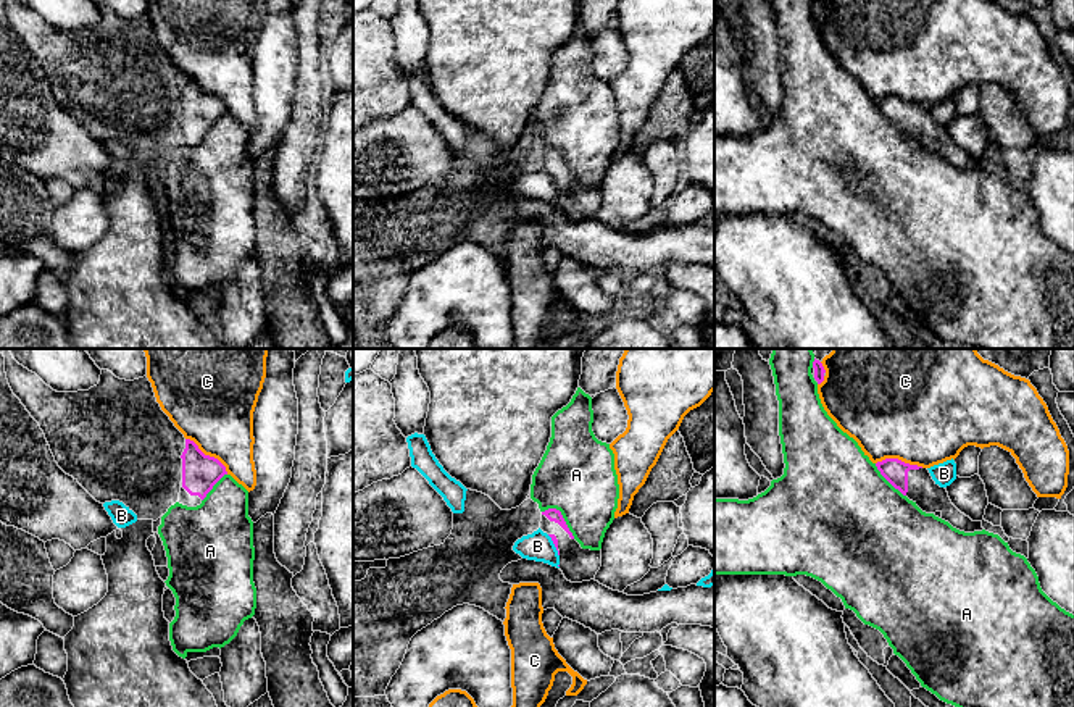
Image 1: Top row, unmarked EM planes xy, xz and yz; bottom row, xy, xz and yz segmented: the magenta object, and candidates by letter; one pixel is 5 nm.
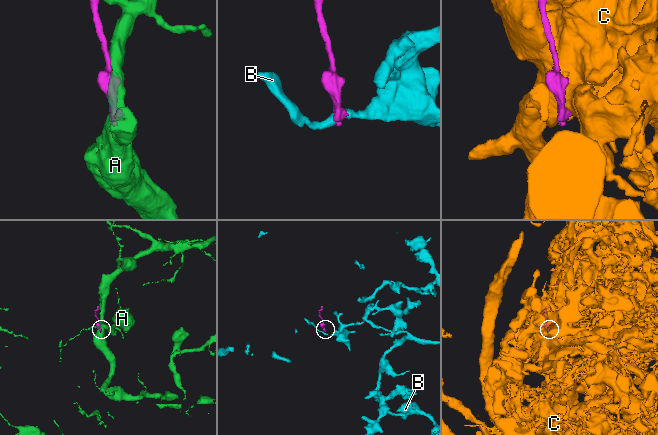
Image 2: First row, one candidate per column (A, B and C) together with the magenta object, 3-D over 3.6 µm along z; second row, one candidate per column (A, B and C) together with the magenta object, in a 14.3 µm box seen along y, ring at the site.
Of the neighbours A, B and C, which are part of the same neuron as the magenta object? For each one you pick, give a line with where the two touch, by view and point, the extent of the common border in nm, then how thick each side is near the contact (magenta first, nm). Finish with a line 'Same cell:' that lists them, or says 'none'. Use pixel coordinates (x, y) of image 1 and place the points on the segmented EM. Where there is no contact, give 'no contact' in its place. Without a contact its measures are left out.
Same cell: none

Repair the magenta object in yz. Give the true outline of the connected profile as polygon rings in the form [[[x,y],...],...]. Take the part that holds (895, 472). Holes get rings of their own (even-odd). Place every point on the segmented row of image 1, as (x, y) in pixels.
[[[885,458],[876,463],[880,475],[903,496],[913,500],[926,513],[942,513],[942,520],[953,528],[974,533],[982,531],[982,521],[972,521],[950,500],[945,487],[940,487],[927,468],[905,463],[898,458]]]

